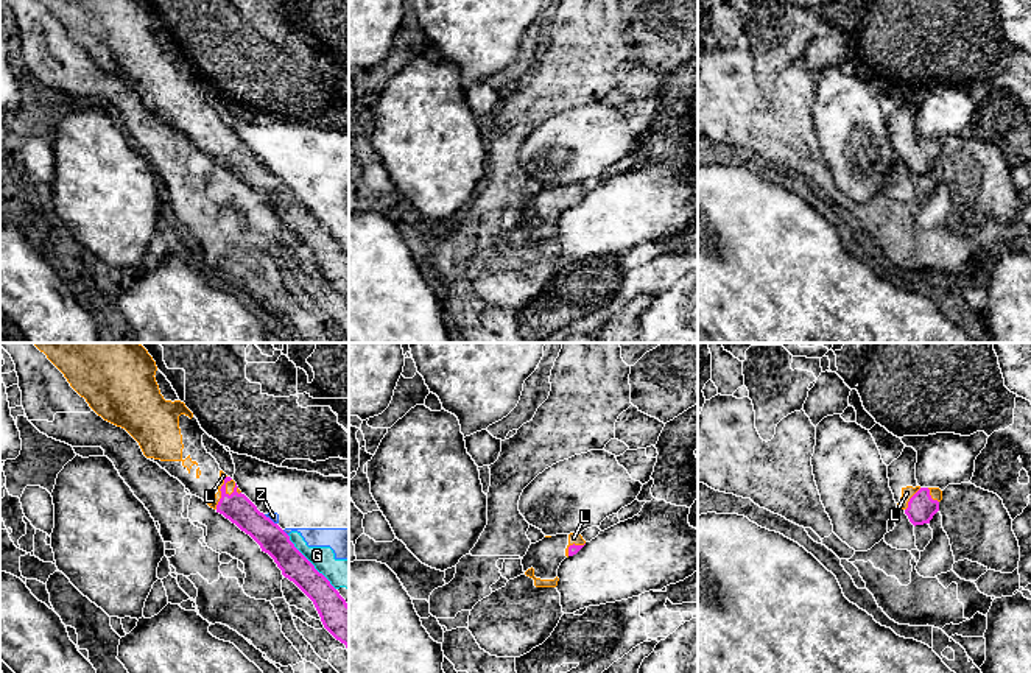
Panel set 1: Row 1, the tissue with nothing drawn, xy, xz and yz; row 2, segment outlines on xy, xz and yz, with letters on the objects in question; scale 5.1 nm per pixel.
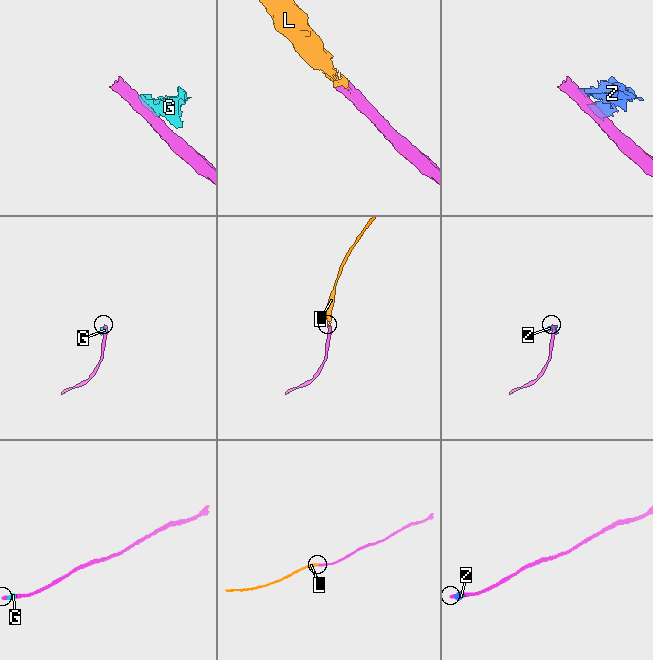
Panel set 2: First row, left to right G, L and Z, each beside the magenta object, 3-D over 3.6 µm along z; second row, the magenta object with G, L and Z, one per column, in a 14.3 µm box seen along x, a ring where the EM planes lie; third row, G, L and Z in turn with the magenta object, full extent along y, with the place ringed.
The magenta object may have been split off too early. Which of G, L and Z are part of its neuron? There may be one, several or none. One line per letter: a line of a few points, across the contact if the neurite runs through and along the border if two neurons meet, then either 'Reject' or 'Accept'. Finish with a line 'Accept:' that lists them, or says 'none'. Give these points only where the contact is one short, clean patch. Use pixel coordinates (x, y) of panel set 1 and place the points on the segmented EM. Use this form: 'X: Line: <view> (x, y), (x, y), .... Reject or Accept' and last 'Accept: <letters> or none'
G: Line: xy (287, 535), (293, 546), (335, 589). Reject
L: Line: xy (237, 508), (221, 493), (223, 475). Accept
Z: Reject
Accept: L

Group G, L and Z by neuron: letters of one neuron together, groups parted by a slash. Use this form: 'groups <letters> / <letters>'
groups G Z / L

